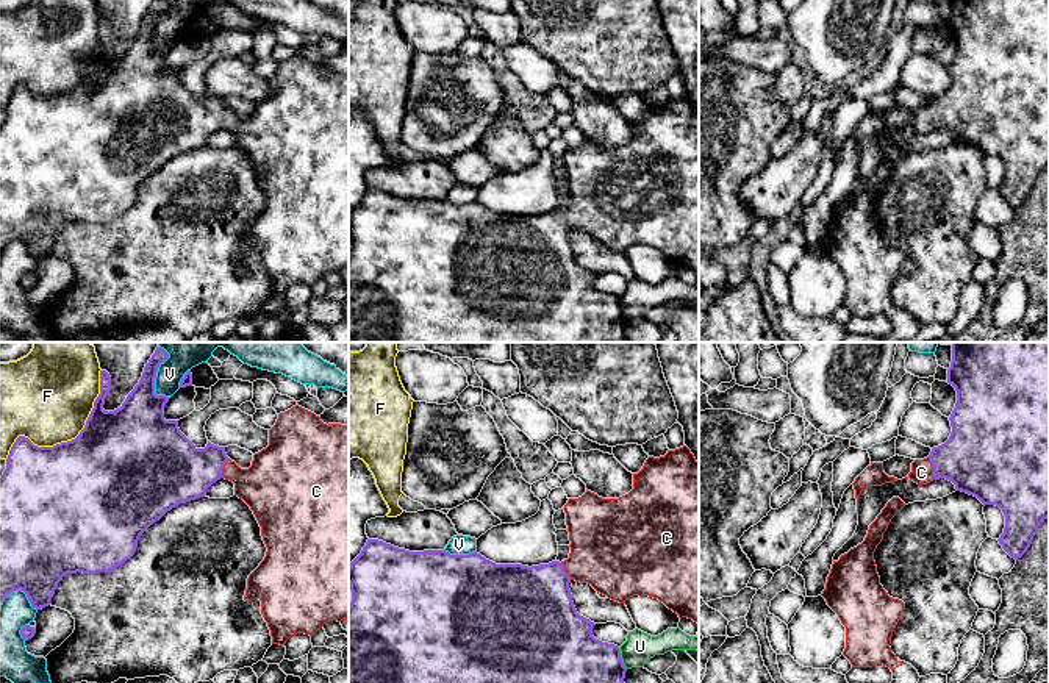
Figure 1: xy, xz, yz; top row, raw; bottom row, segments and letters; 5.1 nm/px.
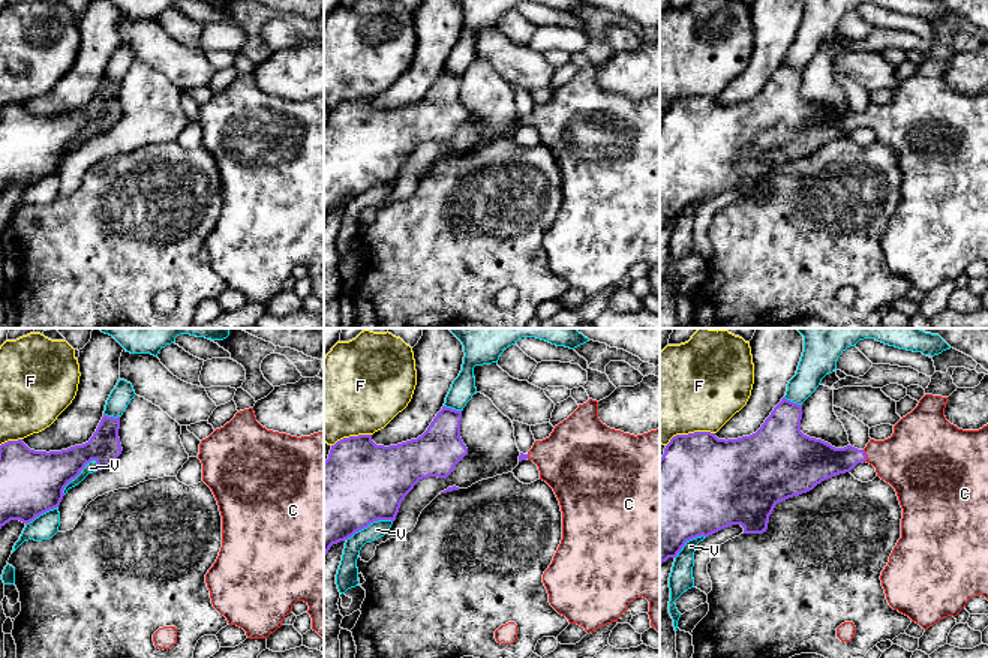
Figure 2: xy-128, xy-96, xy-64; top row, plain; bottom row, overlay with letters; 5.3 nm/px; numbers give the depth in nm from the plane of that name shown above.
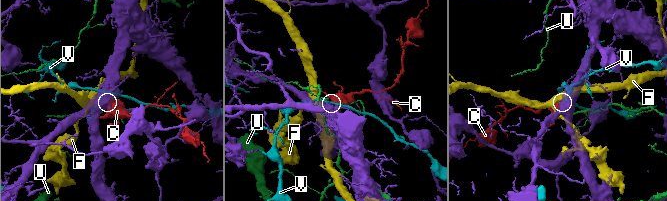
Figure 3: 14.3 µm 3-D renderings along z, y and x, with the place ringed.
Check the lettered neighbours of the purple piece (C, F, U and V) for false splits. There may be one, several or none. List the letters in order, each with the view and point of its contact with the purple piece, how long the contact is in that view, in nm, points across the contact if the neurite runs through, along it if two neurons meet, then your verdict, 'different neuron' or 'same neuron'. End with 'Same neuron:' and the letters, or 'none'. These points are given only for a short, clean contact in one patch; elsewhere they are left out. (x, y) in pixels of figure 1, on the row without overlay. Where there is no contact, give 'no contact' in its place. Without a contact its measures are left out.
C: contact yz (934, 118); length 120 nm; way yz (980, 107), (949, 110), (934, 118), (921, 122); same neuron
F: contact xy (69, 91); length 700 nm; different neuron
U: contact xz (621, 308); length 120 nm; different neuron
V: contact xy (155, 27); length 240 nm; different neuron
Same neuron: C

